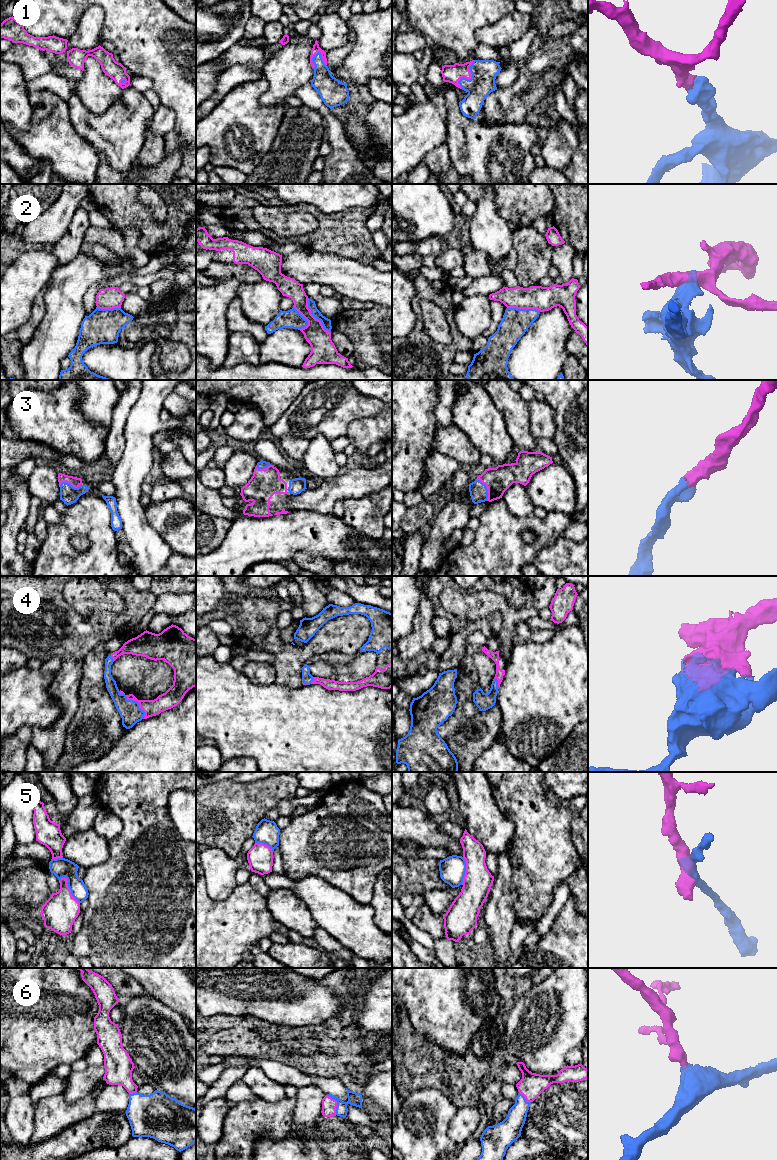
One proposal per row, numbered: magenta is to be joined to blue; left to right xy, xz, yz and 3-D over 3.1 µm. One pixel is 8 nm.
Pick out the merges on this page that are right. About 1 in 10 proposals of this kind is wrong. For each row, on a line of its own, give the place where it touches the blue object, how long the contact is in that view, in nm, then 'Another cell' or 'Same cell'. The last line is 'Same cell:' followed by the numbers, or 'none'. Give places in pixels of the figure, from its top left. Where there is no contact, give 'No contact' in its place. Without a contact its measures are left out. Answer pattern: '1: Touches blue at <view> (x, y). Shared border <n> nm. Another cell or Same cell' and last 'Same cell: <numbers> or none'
1: Touches blue at yz (470, 79). Shared border 260 nm. Same cell
2: Touches blue at xz (315, 317). Shared border 340 nm. Another cell
3: Touches blue at yz (486, 488). Shared border 200 nm. Same cell
4: Touches blue at xy (136, 701). Shared border 300 nm. Same cell
5: Touches blue at xy (69, 888). Shared border 260 nm. Another cell
6: Touches blue at xz (337, 1103). Shared border 180 nm. Same cell
Same cell: 1, 3, 4, 6

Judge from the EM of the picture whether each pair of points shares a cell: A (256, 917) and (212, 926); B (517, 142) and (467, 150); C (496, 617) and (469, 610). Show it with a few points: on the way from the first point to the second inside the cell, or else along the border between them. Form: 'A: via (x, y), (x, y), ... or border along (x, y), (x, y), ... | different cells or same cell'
A: via (245, 919), (232, 926), (223, 926) | same cell
B: via (505, 148), (503, 150), (479, 150) | same cell
C: border along (499, 610), (502, 616), (502, 625), (496, 636) | different cells

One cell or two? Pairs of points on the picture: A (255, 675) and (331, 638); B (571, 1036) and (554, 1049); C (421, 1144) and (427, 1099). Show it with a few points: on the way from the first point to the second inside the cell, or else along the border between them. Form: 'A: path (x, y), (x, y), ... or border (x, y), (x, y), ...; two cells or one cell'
A: border (270, 664), (275, 670), (275, 681); two cells
B: path (567, 1036), (558, 1045); one cell
C: path (434, 1139), (438, 1123), (436, 1112); one cell

